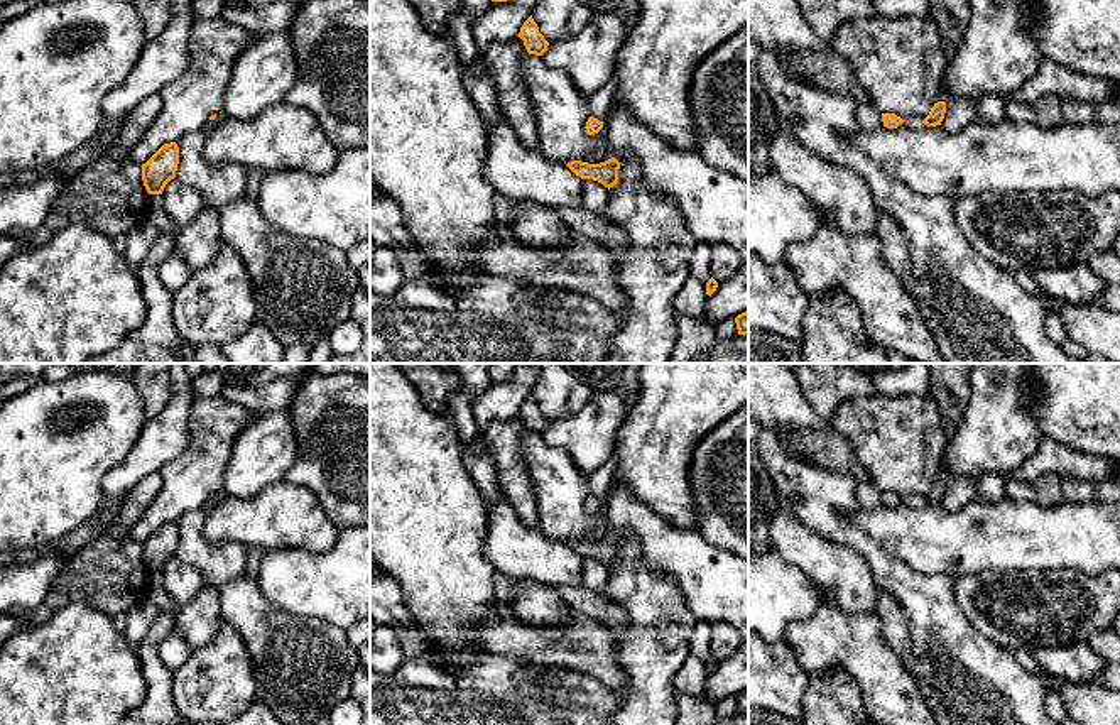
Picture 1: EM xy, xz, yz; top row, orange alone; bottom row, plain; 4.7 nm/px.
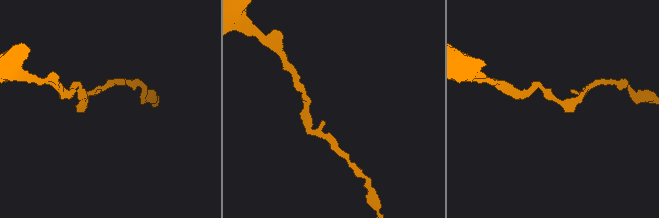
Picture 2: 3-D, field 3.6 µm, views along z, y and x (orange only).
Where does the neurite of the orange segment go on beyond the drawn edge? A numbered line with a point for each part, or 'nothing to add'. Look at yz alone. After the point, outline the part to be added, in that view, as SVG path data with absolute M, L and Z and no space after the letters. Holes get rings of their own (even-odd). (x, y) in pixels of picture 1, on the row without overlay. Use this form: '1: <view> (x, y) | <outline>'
nothing to add

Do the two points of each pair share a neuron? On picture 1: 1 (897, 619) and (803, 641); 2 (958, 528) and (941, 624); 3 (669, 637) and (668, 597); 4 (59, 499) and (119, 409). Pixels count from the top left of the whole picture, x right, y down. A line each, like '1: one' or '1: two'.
1: two
2: two
3: one
4: one

